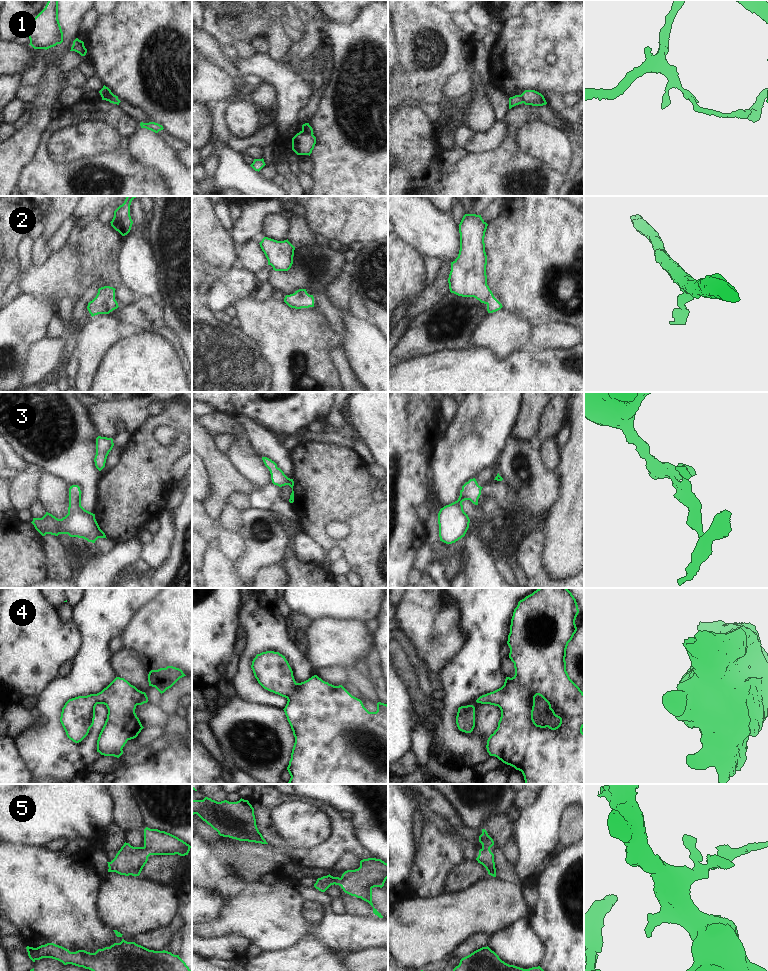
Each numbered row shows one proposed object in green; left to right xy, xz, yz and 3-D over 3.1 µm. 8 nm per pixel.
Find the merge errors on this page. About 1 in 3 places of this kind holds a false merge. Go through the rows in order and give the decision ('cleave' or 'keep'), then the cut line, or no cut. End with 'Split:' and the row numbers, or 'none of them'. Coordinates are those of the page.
1: cleave; cut in xz along (302, 130), (312, 135)
2: keep; no cut
3: keep; no cut
4: keep; no cut
5: keep; no cut
Split: 1

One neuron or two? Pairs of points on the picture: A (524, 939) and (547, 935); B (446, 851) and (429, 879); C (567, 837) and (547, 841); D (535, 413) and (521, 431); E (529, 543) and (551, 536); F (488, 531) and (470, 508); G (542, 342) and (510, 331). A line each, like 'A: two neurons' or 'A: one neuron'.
A: two neurons
B: one neuron
C: two neurons
D: one neuron
E: two neurons
F: one neuron
G: two neurons

